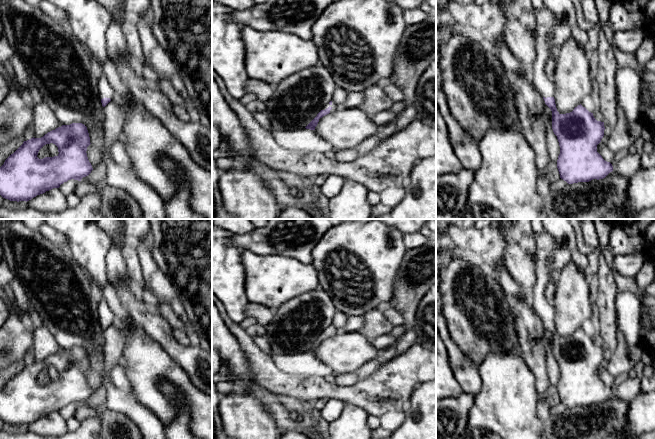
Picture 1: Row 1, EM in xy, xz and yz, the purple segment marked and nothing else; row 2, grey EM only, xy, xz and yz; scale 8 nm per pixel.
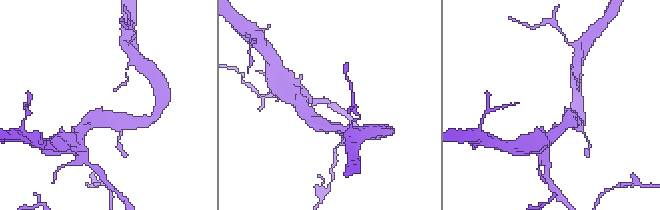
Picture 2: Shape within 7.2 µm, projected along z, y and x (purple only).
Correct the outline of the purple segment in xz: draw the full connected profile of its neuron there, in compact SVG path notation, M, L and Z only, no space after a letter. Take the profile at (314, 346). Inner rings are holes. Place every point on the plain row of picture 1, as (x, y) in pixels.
M330 325L321 333L321 335L317 338L317 340L305 352L310 354L315 354L315 351L317 350L320 342L336 335L338 332L339 330L336 327Z

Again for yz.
M545 230L540 234L533 232L533 237L535 239L536 283L530 294L531 305L552 335L552 353L560 370L557 384L560 402L568 408L603 403L613 395L612 388L605 385L597 376L597 369L604 360L604 346L597 345L593 337L581 328L570 337L560 338L555 328L553 304L549 303L545 297L545 289L551 281L551 272L561 271L572 260L571 253L566 248L560 247Z

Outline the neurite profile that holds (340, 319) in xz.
M337 311L333 317L332 325L336 327L338 330L340 330L345 326L347 320L348 320L348 315Z

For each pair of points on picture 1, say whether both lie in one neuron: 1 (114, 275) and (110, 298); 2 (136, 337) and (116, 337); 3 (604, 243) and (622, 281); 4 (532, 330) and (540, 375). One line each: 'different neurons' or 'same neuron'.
1: different neurons
2: different neurons
3: same neuron
4: same neuron

